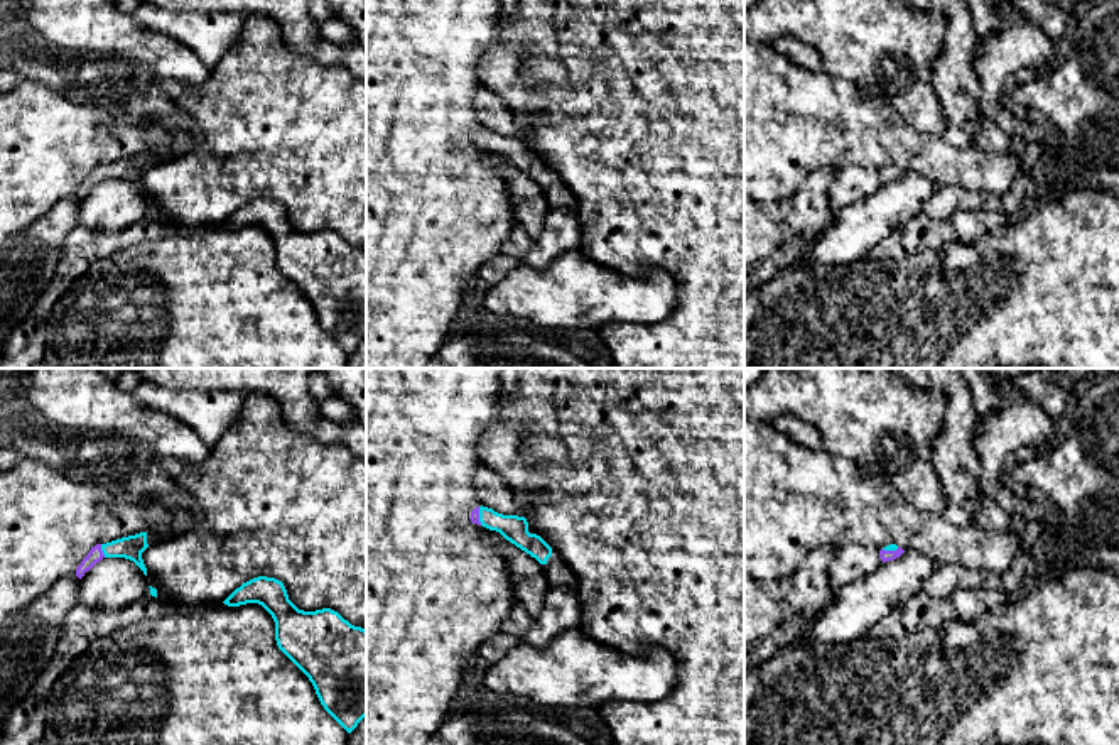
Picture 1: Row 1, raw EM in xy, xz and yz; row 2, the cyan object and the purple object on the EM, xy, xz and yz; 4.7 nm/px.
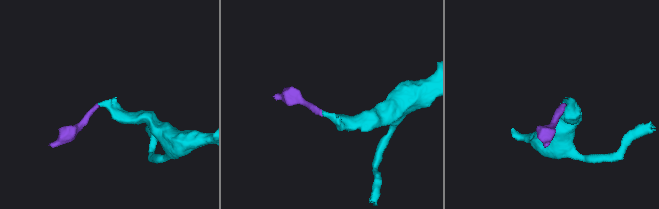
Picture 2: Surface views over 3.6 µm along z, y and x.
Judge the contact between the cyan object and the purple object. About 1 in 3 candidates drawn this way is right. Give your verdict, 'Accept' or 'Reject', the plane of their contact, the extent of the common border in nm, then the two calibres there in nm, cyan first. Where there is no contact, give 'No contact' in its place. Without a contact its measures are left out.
Accept. Touches cyan in xy. Shared border 70 nm. Thickness 110 nm (cyan) against 70 nm

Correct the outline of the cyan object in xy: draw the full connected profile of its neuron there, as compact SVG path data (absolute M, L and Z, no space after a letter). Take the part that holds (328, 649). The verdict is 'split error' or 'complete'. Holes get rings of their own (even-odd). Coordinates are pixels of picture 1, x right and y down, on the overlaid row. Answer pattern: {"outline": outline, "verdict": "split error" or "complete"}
{"outline": "M258 576L236 588L228 606L262 605L275 622L278 649L309 677L324 710L351 733L366 716L366 630L338 612L299 610L282 581Z", "verdict": "complete"}

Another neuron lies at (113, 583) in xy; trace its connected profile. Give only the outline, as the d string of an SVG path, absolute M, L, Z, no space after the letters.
M103 557L81 578L79 603L95 610L118 610L149 593L147 576L133 561Z

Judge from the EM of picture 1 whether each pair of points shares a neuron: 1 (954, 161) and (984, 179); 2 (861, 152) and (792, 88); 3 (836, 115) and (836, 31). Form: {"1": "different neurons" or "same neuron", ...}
{"1": "same neuron", "2": "same neuron", "3": "different neurons"}

